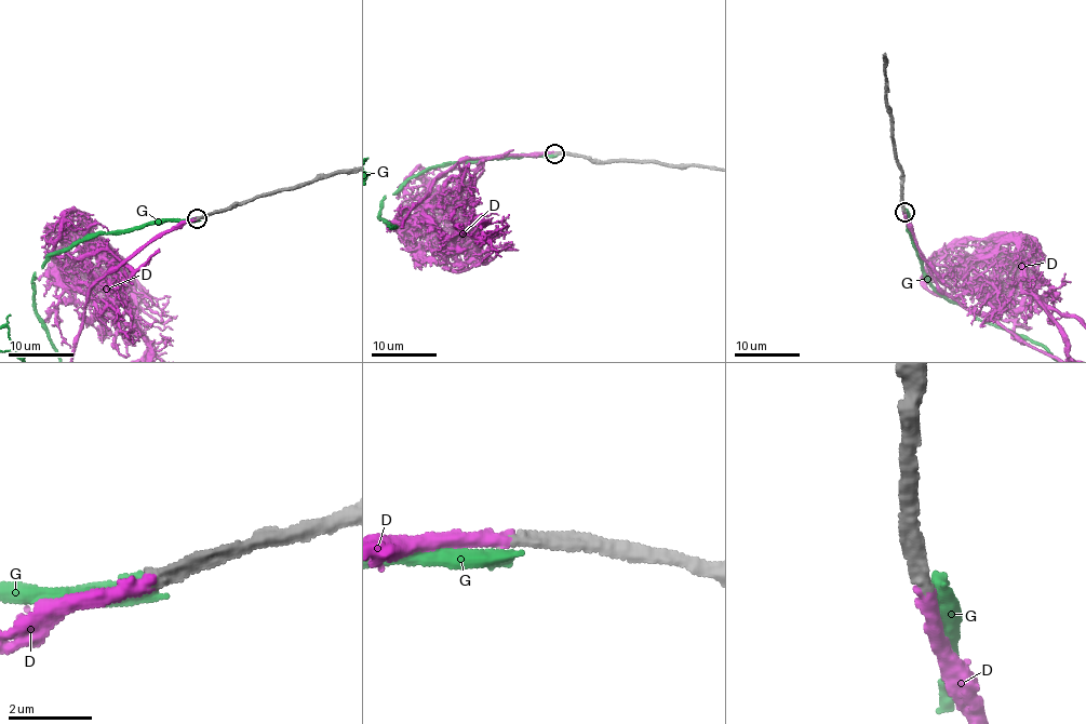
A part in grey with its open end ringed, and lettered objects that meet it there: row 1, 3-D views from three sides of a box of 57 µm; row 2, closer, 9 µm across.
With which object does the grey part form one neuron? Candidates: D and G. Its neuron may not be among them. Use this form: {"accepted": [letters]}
{"accepted": ["D"]}

